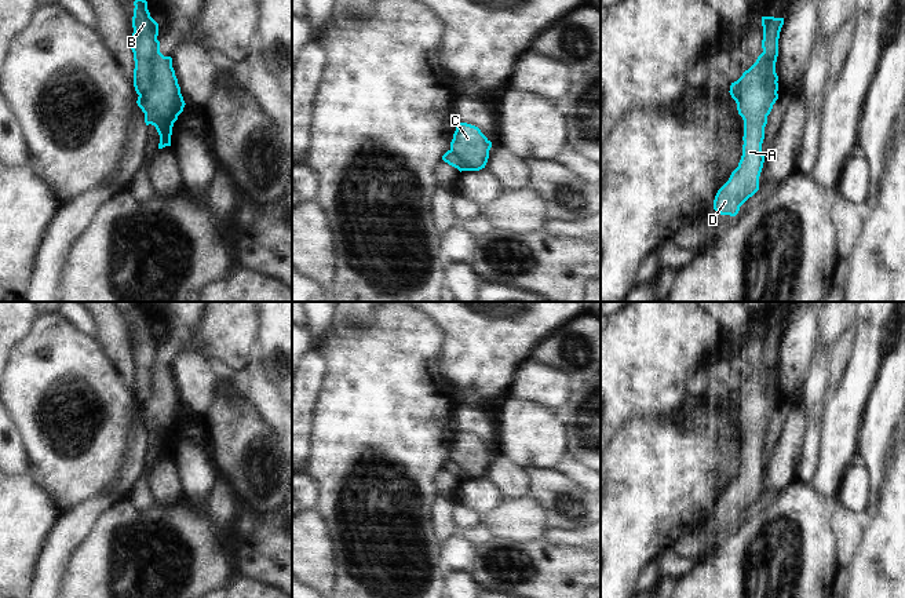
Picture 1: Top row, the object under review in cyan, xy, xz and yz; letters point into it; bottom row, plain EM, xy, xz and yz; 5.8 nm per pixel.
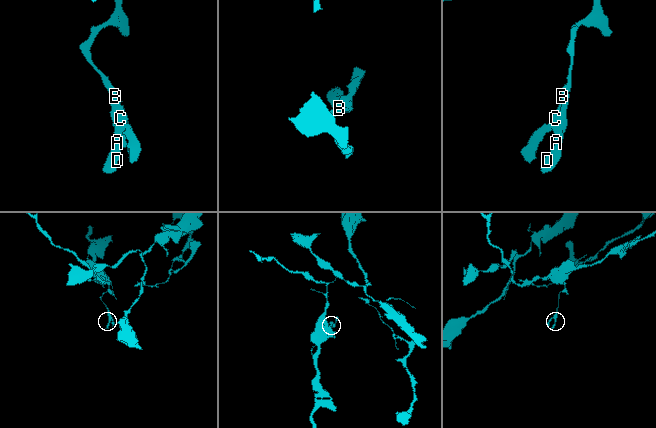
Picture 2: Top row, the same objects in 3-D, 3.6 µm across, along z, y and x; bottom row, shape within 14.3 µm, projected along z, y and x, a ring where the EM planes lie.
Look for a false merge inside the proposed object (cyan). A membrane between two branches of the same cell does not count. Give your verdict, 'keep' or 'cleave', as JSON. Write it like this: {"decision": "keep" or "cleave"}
{"decision": "cleave"}

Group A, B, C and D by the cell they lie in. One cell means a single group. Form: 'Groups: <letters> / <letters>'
Groups: A C D / B.

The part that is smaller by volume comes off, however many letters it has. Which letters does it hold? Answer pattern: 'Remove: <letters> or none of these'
Remove: A, C, D

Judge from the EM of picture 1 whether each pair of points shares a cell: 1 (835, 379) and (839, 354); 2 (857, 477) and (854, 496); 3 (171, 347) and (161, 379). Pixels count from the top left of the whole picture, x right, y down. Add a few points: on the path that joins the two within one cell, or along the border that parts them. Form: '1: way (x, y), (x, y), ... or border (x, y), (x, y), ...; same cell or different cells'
1: way (836, 374), (839, 360); same cell
2: way (856, 481), (854, 492); same cell
3: way (163, 356), (161, 371); same cell

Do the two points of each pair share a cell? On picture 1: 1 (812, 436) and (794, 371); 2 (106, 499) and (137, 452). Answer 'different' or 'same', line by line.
1: same
2: same

